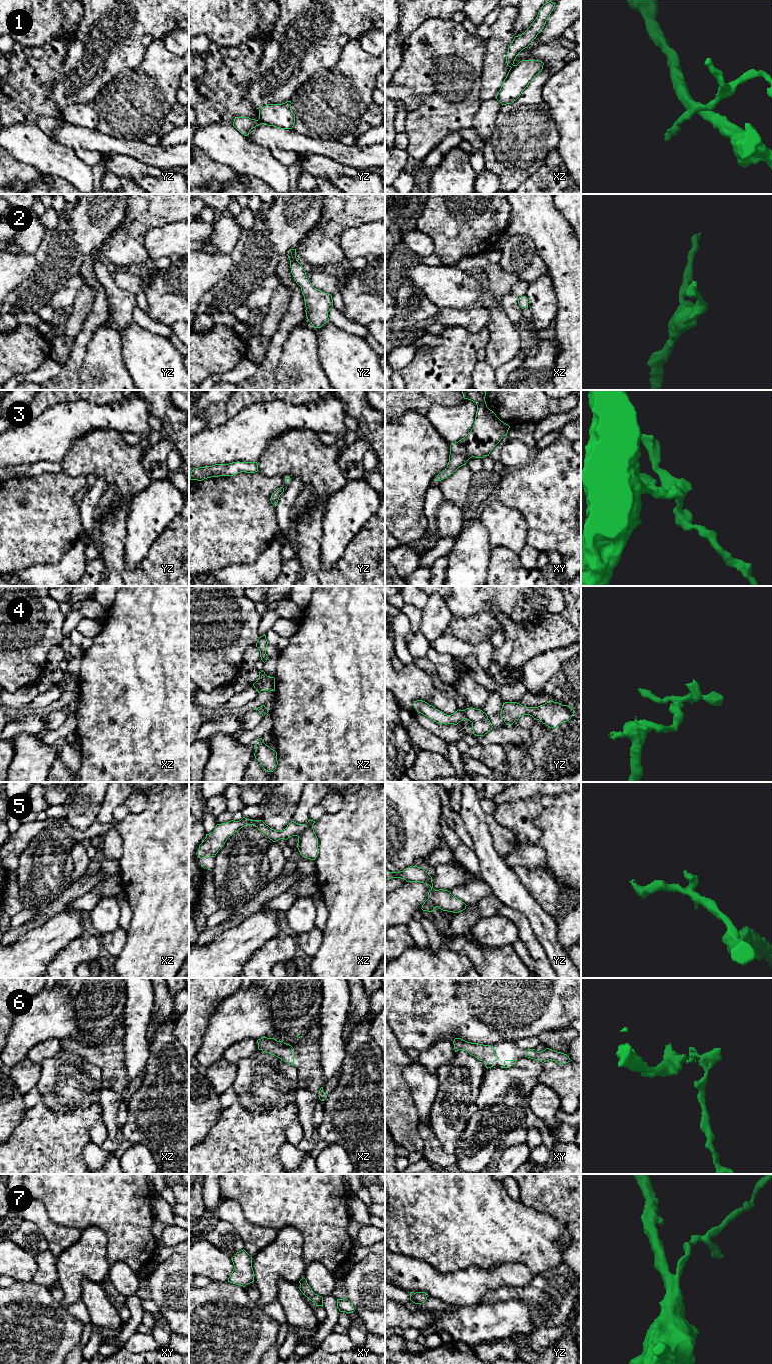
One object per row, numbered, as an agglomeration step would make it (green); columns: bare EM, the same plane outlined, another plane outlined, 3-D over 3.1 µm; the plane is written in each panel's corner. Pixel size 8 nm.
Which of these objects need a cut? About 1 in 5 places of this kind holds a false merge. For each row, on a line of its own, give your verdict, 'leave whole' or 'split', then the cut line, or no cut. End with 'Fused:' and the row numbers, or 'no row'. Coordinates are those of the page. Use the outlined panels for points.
1: split; cut in yz along (257, 120), (261, 123)
2: leave whole; no cut
3: leave whole; no cut
4: split; cut in xz along (266, 675), (260, 680), (260, 690)
5: split; cut in xz along (313, 823), (298, 836)
6: leave whole; no cut
7: leave whole; no cut
Fused: 1, 4, 5

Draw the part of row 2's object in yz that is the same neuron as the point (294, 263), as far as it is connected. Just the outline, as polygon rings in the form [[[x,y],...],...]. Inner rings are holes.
[[[291,249],[287,255],[291,273],[304,296],[306,317],[314,328],[321,328],[329,322],[328,312],[333,307],[332,295],[313,287],[302,265],[297,261],[296,249]]]

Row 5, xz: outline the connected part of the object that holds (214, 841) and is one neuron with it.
[[[245,817],[239,821],[231,820],[226,823],[217,824],[213,832],[206,834],[205,839],[199,845],[198,856],[201,859],[208,856],[215,857],[227,839],[246,825],[255,825],[270,840],[276,842],[280,839],[287,840],[292,836],[300,836],[308,826],[314,823],[315,821],[311,819],[306,824],[298,824],[291,821],[285,829],[276,831],[266,825],[262,820],[250,820]]]

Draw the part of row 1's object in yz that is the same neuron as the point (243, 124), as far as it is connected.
[[[236,117],[233,122],[233,126],[244,136],[249,135],[250,130],[260,124],[258,120],[249,117]]]

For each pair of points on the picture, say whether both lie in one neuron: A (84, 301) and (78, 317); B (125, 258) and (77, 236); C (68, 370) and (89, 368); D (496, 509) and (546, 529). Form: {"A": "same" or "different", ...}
{"A": "same", "B": "different", "C": "different", "D": "different"}

